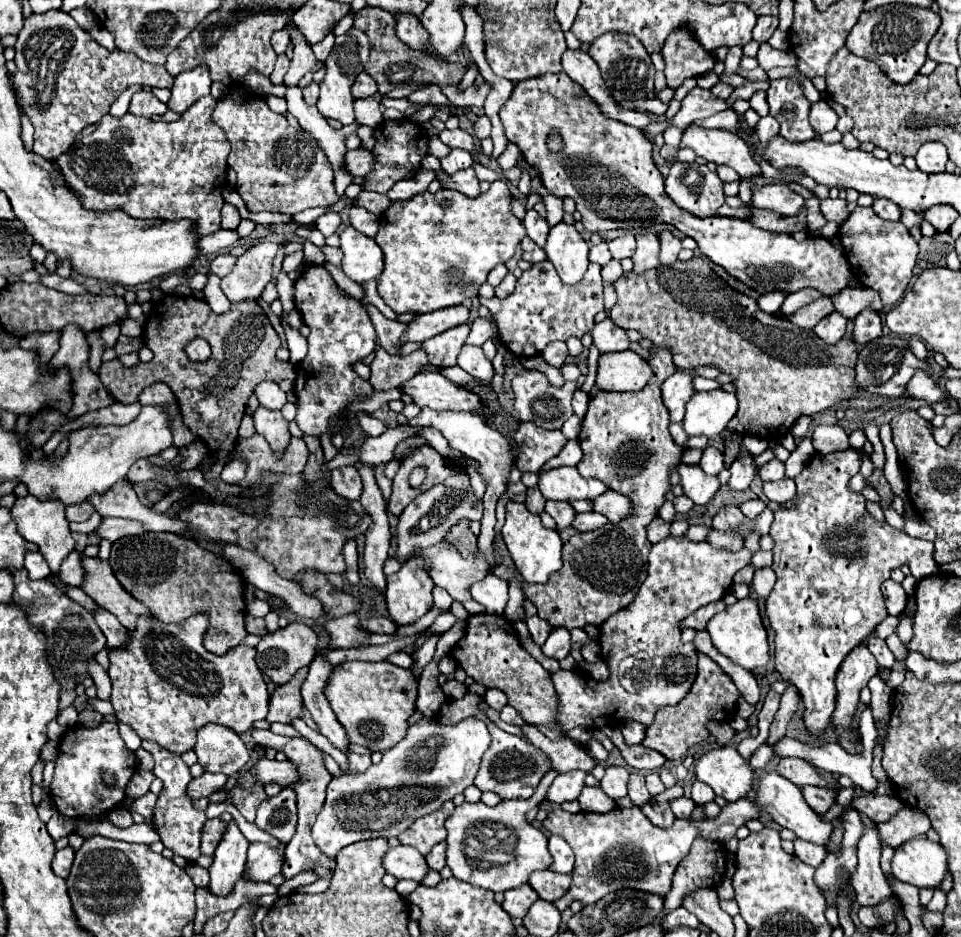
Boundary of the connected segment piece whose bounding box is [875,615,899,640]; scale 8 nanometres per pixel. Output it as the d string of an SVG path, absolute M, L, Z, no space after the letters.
M888 615L887 618L875 628L875 636L879 636L881 640L885 640L889 634L895 632L895 628L897 628L897 624L899 624L897 620L899 620L897 616Z

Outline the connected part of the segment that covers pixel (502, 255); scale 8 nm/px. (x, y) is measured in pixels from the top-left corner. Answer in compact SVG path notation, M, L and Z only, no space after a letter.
M495 180L491 184L491 188L481 194L479 198L475 200L469 200L467 196L455 192L455 190L439 190L437 194L431 194L431 192L423 192L411 200L405 200L405 202L393 202L385 214L383 214L383 220L385 220L385 226L379 226L379 232L375 236L375 242L381 246L383 254L385 254L385 268L383 272L377 276L377 290L379 290L379 296L385 300L385 304L389 308L393 308L395 312L415 312L415 314L423 314L423 312L433 312L433 310L439 310L439 308L447 308L447 306L457 306L461 304L463 300L467 298L475 298L477 296L477 290L479 286L487 280L487 274L497 266L497 264L503 264L507 262L513 254L515 254L515 248L517 244L525 238L525 228L521 224L521 220L517 220L513 214L511 214L511 192L507 188L507 184L503 180Z

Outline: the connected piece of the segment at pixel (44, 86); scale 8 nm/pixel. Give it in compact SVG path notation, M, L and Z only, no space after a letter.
M63 10L27 16L17 36L15 52L17 72L11 76L11 86L15 88L17 104L35 128L33 152L47 160L67 152L75 136L85 126L97 124L129 86L173 86L173 76L163 66L147 64L139 56L117 48L109 52Z

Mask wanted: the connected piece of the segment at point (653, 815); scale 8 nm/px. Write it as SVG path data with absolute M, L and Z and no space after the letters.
M675 784L671 788L667 788L663 794L651 798L641 810L643 814L655 824L655 826L661 826L661 828L671 828L675 816L669 808L669 800L677 798L677 796L683 796L683 786L681 784Z

